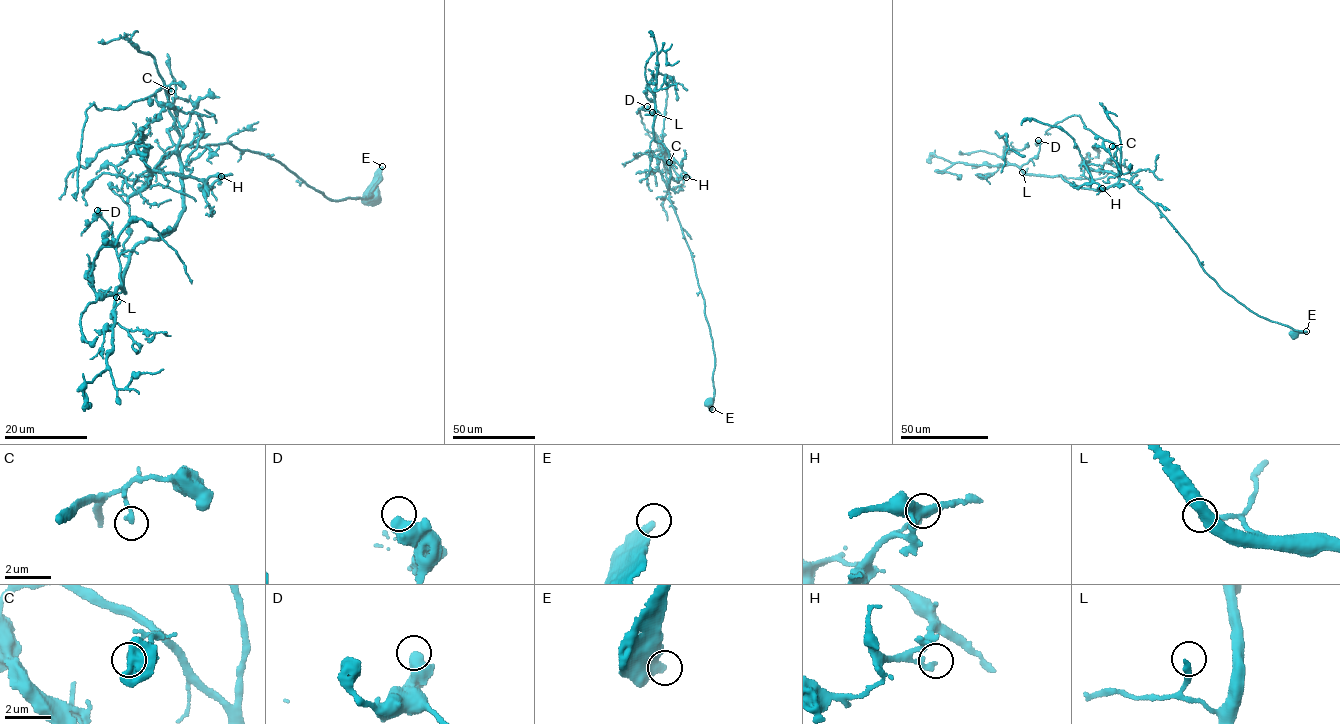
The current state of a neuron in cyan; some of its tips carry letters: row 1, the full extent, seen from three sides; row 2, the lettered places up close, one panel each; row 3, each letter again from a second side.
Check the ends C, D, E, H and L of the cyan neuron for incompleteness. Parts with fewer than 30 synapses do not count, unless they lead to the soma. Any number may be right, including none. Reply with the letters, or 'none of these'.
none of these

